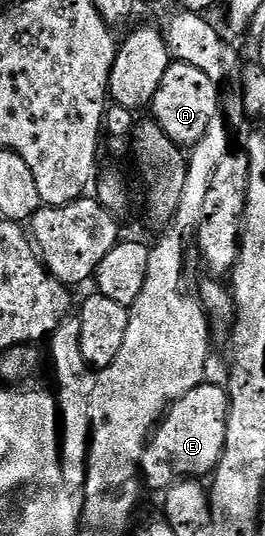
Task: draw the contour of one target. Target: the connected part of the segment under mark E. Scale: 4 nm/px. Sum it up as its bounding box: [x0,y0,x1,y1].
[140,381,230,493]

